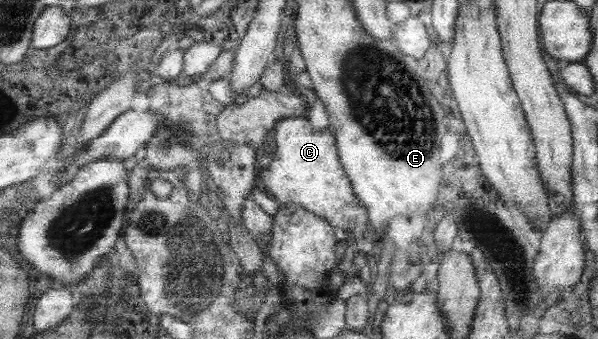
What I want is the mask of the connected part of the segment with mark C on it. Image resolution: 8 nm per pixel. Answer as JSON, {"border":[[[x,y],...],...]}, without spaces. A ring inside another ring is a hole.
{"border":[[[309,117],[287,118],[275,128],[277,151],[273,161],[261,168],[260,186],[280,205],[300,204],[330,220],[335,228],[352,232],[371,222],[369,210],[356,194],[353,180],[340,159],[339,141],[331,128],[316,130]]]}

